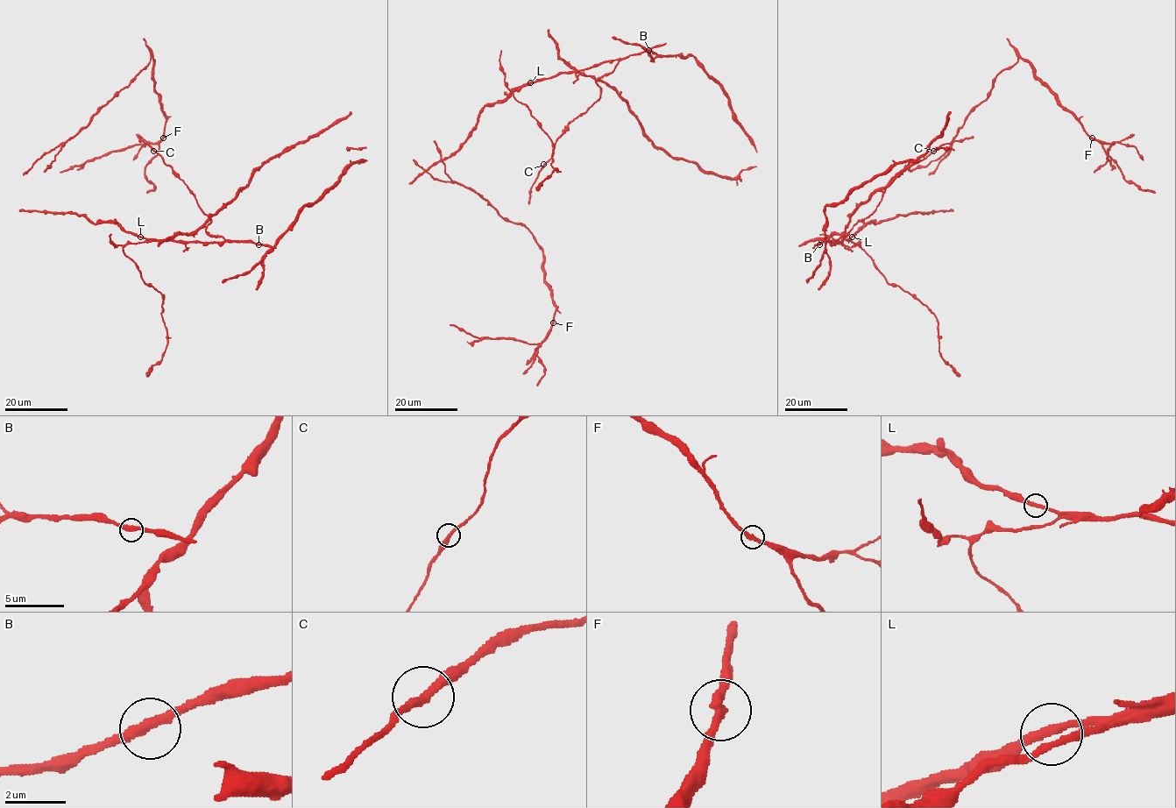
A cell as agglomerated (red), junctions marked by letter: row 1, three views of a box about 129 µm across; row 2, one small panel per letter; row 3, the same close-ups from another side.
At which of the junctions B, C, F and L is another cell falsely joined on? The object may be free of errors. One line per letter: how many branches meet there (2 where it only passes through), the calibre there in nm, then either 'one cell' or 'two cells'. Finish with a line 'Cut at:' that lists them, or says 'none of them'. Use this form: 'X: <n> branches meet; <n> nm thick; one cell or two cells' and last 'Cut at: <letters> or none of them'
B: 2 branches meet; 360 nm thick; one cell
C: 2 branches meet; 320 nm thick; one cell
F: 2 branches meet; 320 nm thick; one cell
L: 2 branches meet; 300 nm thick; one cell
Cut at: none of them

